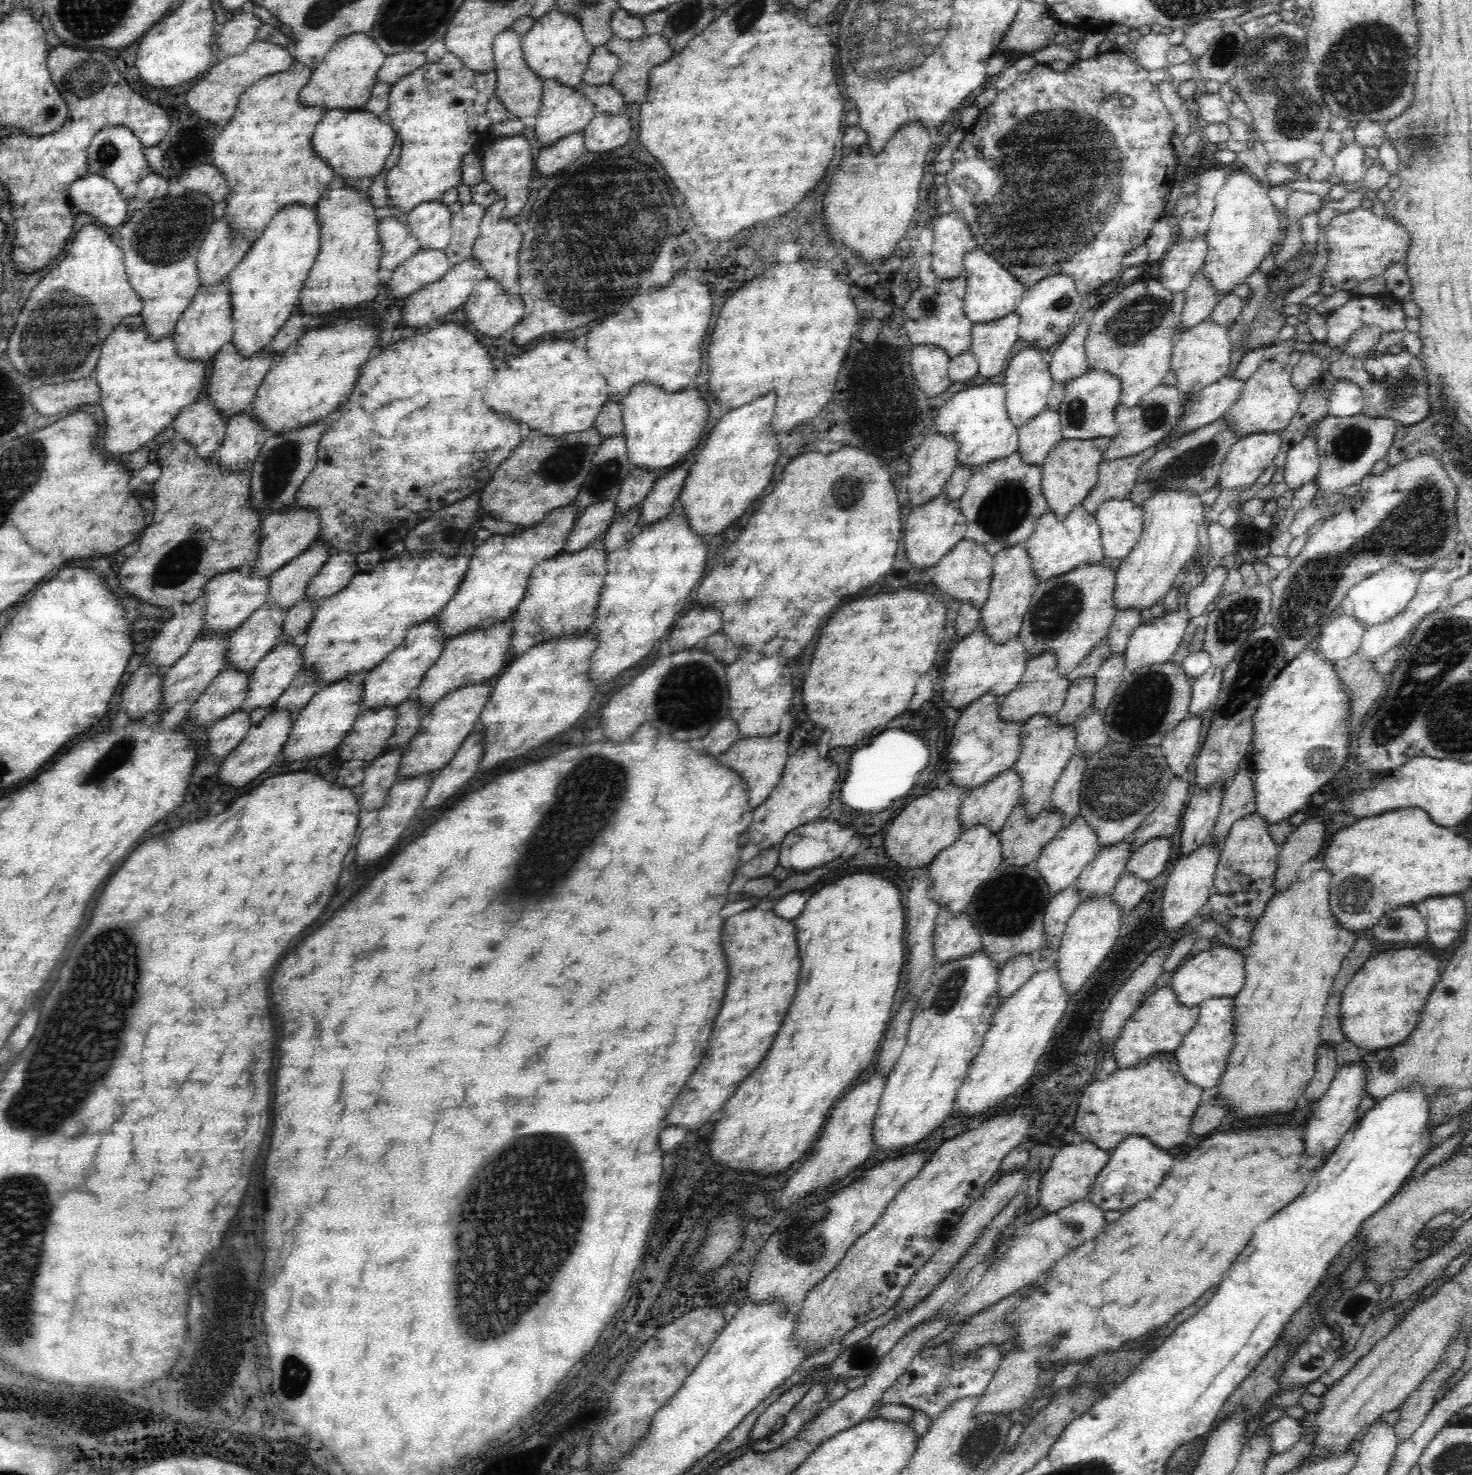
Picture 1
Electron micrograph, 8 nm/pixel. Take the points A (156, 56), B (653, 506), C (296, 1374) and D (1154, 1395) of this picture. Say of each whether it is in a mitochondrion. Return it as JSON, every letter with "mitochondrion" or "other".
{"A":"other","B":"other","C":"mitochondrion","D":"other"}

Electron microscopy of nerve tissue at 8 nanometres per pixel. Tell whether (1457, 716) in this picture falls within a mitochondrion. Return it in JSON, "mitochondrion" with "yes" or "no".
{"mitochondrion":"yes"}

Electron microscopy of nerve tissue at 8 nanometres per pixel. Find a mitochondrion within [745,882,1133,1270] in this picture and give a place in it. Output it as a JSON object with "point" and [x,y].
{"point":[947,996]}

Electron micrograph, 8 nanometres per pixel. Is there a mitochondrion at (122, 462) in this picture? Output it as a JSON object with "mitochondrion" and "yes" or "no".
{"mitochondrion":"no"}

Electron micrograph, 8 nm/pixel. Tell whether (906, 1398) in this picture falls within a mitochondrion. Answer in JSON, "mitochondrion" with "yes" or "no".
{"mitochondrion":"no"}

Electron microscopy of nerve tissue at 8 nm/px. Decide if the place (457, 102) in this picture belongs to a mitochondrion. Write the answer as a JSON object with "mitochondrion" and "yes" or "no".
{"mitochondrion":"no"}

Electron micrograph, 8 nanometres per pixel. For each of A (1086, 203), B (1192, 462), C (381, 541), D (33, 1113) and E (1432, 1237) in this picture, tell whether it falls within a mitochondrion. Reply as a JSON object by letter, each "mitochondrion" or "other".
{"A":"mitochondrion","B":"mitochondrion","C":"other","D":"mitochondrion","E":"other"}

